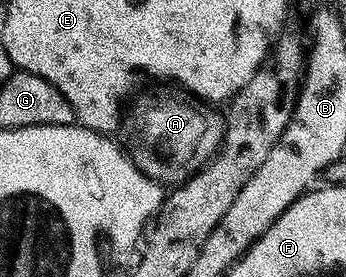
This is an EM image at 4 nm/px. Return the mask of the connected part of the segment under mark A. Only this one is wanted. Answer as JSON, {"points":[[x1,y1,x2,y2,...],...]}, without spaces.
{"points":[[148,93,140,98,137,96,131,102,132,110,129,113,127,110,122,121,123,132,128,132,128,156,151,181,159,181,164,187,175,187,187,181,193,173,197,173,202,166,212,160,212,156,224,140,224,117,216,114,211,104,188,95,180,96,184,97,175,97,172,93]]}

